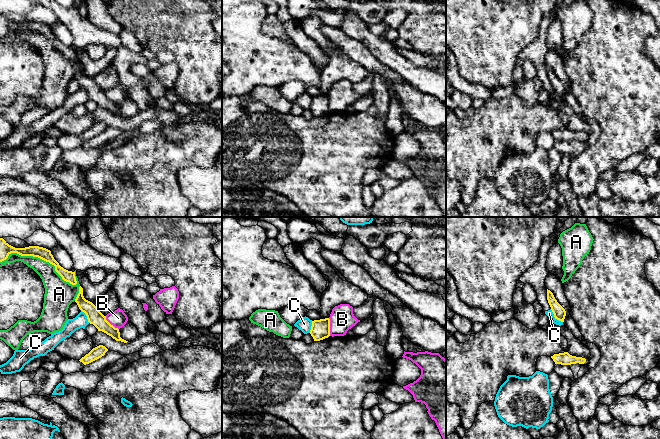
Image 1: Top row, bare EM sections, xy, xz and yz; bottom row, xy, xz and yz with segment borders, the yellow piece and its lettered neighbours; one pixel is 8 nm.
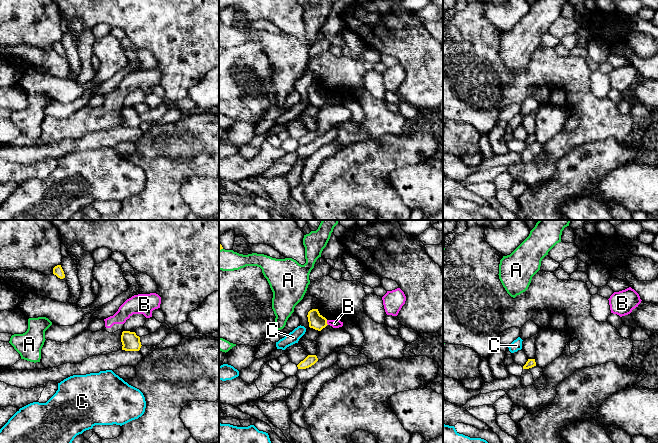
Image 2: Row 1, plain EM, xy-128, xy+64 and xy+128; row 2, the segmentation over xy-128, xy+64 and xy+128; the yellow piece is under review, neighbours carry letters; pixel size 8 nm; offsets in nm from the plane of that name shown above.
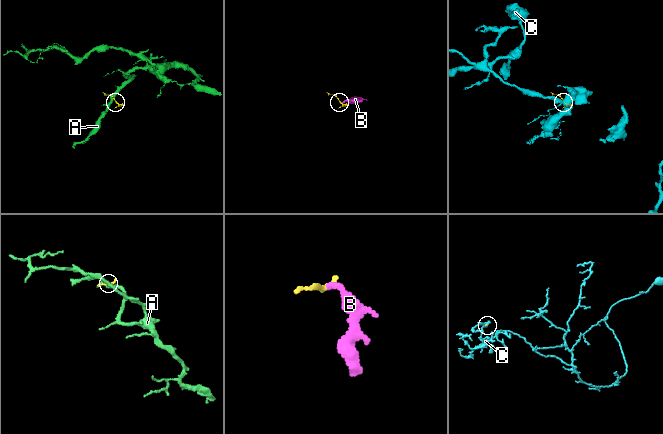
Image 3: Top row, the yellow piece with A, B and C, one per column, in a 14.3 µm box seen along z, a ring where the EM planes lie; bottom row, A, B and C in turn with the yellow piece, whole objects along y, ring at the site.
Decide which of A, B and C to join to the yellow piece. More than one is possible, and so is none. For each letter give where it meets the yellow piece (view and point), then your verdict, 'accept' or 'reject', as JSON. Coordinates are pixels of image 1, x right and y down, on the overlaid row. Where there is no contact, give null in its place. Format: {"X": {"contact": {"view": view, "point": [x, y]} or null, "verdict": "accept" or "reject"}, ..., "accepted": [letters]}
{"A": {"contact": {"view": "xy", "point": [41, 258]}, "verdict": "reject"}, "B": {"contact": {"view": "xz", "point": [329, 327]}, "verdict": "reject"}, "C": {"contact": {"view": "yz", "point": [555, 317]}, "verdict": "reject"}, "accepted": []}

